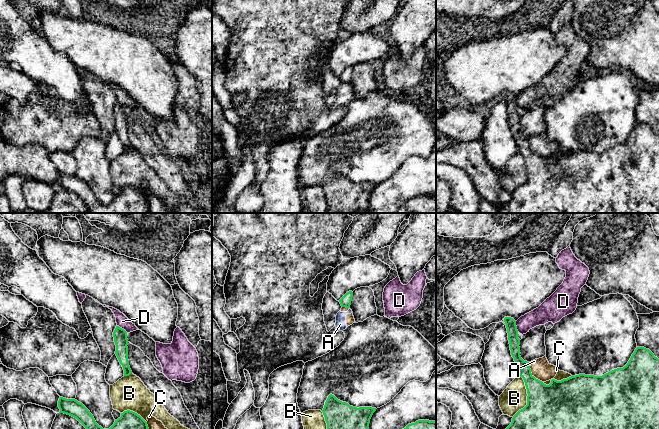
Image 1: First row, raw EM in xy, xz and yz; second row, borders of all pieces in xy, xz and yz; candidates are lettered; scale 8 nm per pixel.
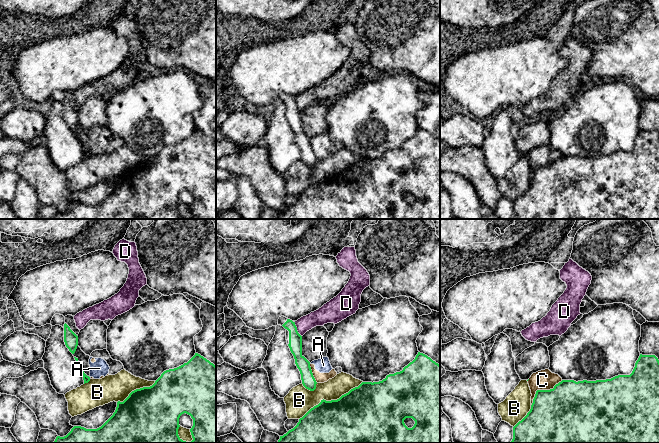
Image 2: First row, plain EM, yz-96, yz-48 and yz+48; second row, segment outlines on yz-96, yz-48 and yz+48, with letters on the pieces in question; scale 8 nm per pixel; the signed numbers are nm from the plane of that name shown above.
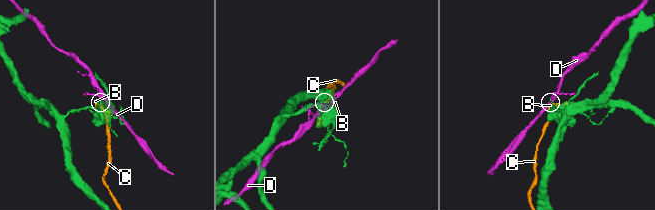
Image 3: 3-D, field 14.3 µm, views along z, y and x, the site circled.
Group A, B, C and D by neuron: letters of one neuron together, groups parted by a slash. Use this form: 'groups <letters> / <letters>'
groups A C / B / D

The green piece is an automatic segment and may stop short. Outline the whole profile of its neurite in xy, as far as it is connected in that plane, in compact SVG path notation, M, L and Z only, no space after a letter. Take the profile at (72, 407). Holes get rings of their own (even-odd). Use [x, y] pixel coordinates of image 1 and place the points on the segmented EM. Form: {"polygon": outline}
{"polygon": "M59 398L59 413L64 413L76 418L86 429L103 429L99 426L90 411L75 399Z"}

